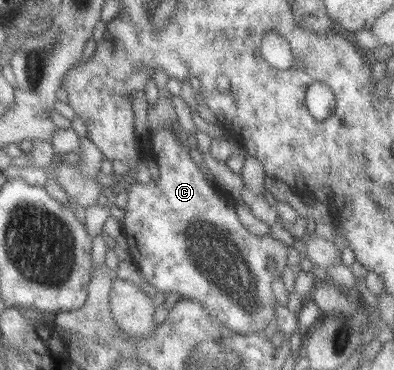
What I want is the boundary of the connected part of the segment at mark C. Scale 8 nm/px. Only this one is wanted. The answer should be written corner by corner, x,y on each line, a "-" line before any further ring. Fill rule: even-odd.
166,128
150,132
147,153
158,167
158,178
140,186
128,184
120,223
129,245
128,252
134,257
140,274
157,292
199,302
208,316
234,334
264,332
267,324
274,321
271,282
280,277
286,264
286,246
274,240
271,234
260,237
241,226
234,213
235,201
206,182
200,167
189,158
187,148
180,144
174,132
-
266,260
272,260
274,266
268,267

